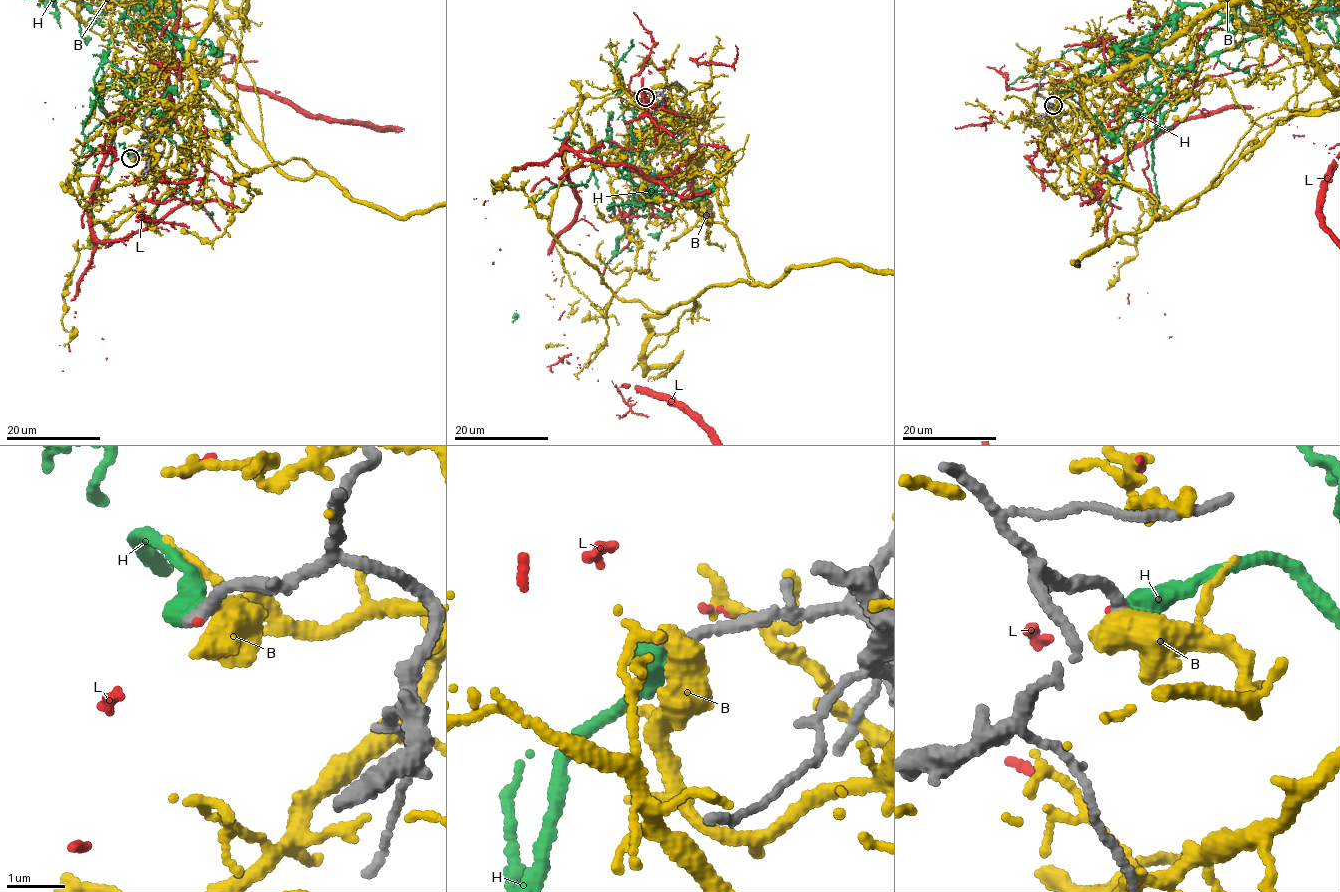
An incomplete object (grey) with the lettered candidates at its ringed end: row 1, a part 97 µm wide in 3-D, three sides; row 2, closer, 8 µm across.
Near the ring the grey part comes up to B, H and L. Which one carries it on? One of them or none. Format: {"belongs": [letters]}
{"belongs": []}

